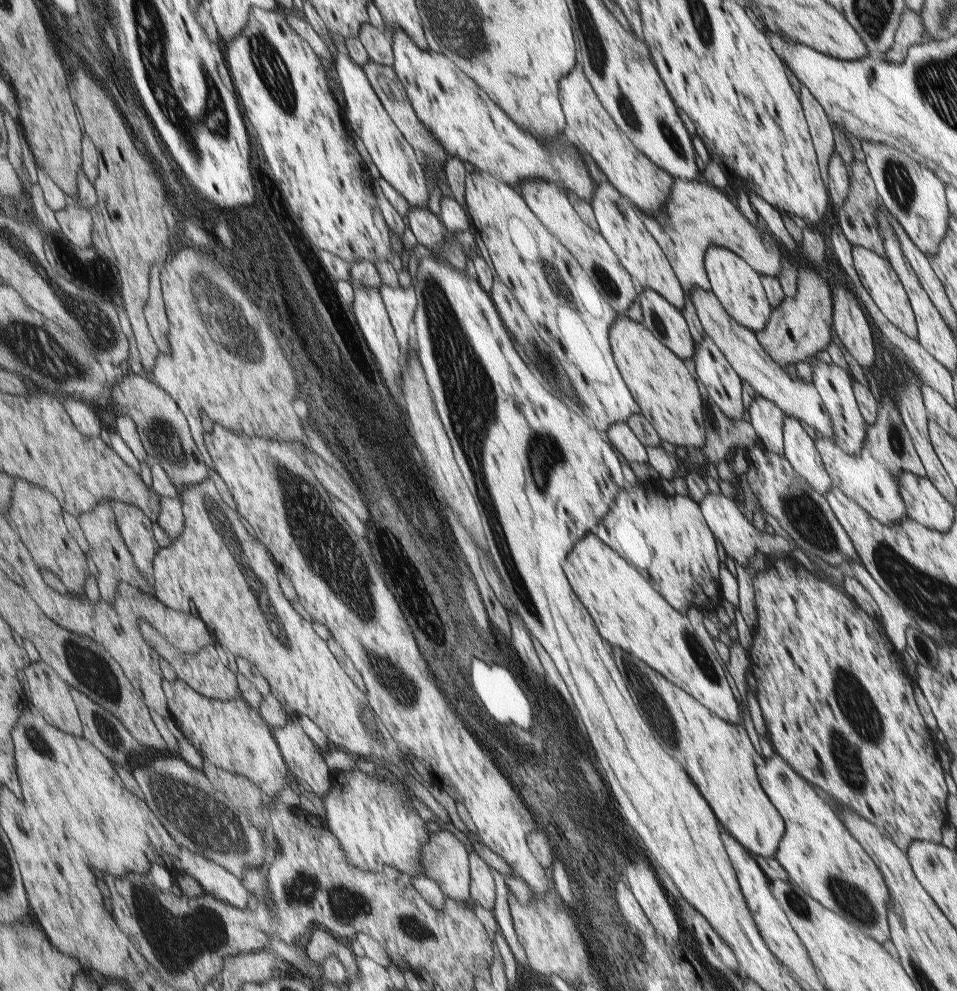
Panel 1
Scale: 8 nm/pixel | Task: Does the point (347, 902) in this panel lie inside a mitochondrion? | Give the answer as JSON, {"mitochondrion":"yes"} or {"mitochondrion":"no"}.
{"mitochondrion":"yes"}

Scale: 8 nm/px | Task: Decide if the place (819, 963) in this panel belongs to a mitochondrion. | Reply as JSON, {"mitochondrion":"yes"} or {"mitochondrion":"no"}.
{"mitochondrion":"no"}

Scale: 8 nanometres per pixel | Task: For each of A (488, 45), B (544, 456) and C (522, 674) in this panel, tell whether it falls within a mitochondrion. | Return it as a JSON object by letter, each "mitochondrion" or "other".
{"A":"mitochondrion","B":"mitochondrion","C":"other"}

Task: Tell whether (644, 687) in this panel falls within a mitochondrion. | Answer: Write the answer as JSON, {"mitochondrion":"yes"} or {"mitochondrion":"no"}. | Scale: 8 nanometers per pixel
{"mitochondrion":"yes"}

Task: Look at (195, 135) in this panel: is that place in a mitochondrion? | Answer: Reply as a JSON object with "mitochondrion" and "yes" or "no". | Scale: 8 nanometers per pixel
{"mitochondrion":"yes"}

